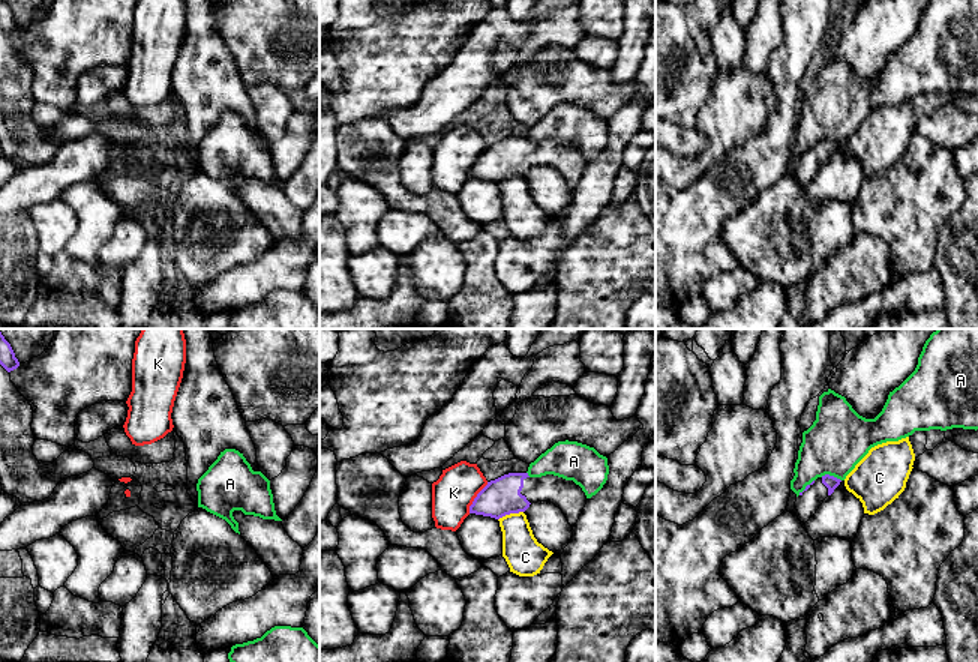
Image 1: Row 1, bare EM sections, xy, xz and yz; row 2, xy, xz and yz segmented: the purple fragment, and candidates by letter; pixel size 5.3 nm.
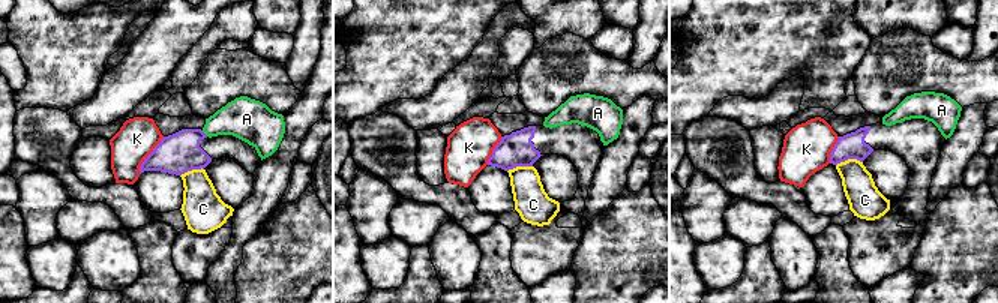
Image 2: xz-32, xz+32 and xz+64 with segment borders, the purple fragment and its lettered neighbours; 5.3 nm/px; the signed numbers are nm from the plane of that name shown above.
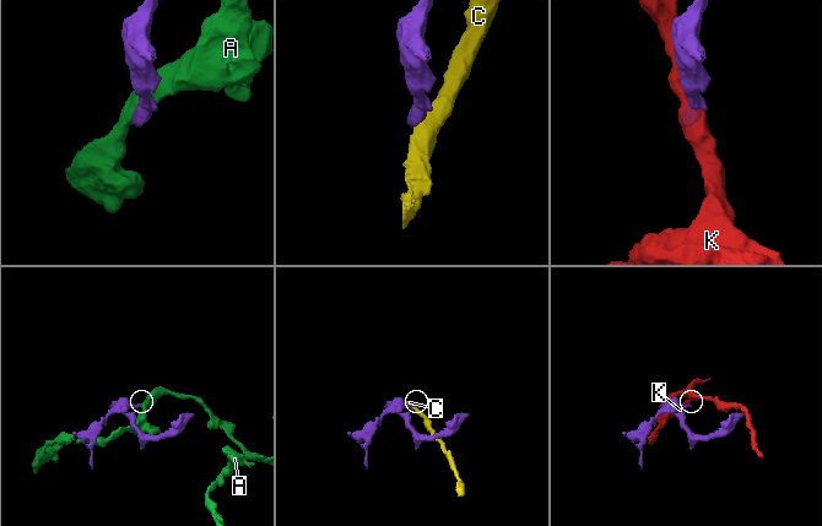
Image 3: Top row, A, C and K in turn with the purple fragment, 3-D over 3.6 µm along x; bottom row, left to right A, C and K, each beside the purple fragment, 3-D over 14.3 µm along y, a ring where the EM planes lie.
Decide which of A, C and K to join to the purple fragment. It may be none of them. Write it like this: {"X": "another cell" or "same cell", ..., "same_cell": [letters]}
{"A": "another cell", "C": "another cell", "K": "another cell", "same_cell": []}

